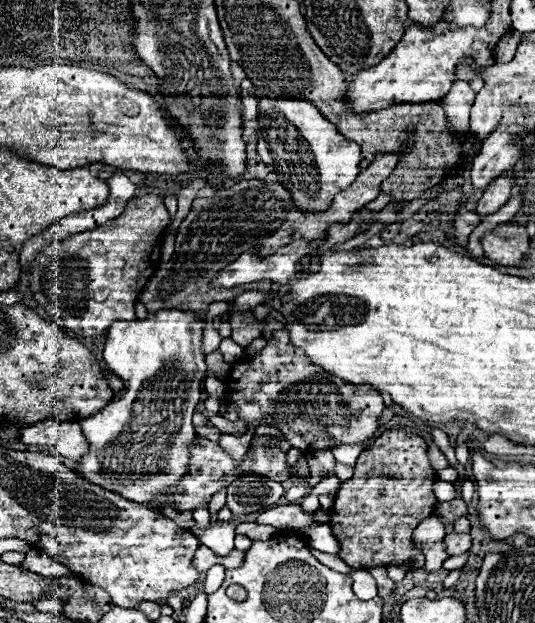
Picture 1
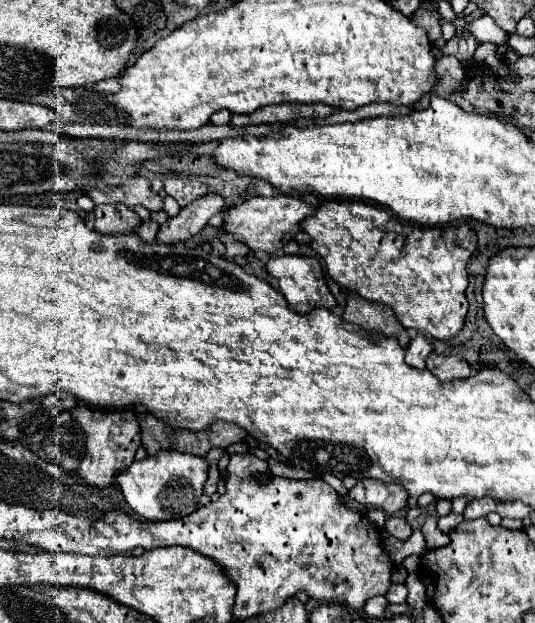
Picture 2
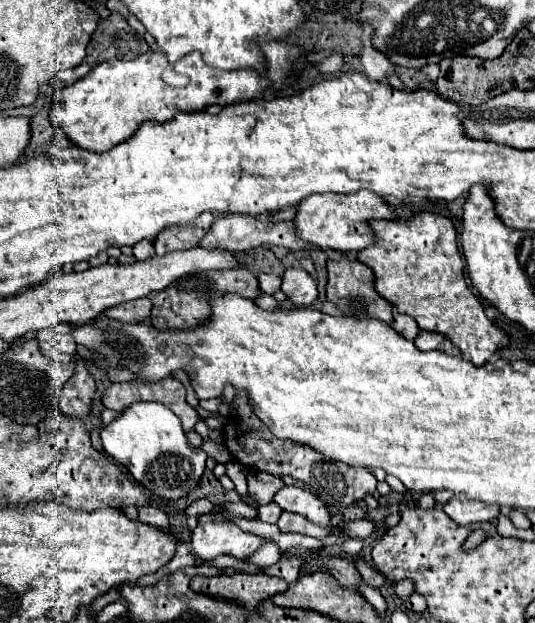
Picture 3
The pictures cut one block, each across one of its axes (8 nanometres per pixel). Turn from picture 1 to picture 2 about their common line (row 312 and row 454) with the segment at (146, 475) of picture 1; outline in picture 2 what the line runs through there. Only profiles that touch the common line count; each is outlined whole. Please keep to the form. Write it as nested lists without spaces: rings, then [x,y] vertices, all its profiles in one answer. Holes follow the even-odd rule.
[[[160,450],[156,456],[146,456],[144,460],[134,460],[126,470],[120,470],[116,474],[116,482],[128,502],[128,506],[144,520],[174,520],[174,518],[184,518],[192,514],[202,496],[202,486],[208,478],[208,460],[198,458],[194,454],[178,452],[178,450]]]

